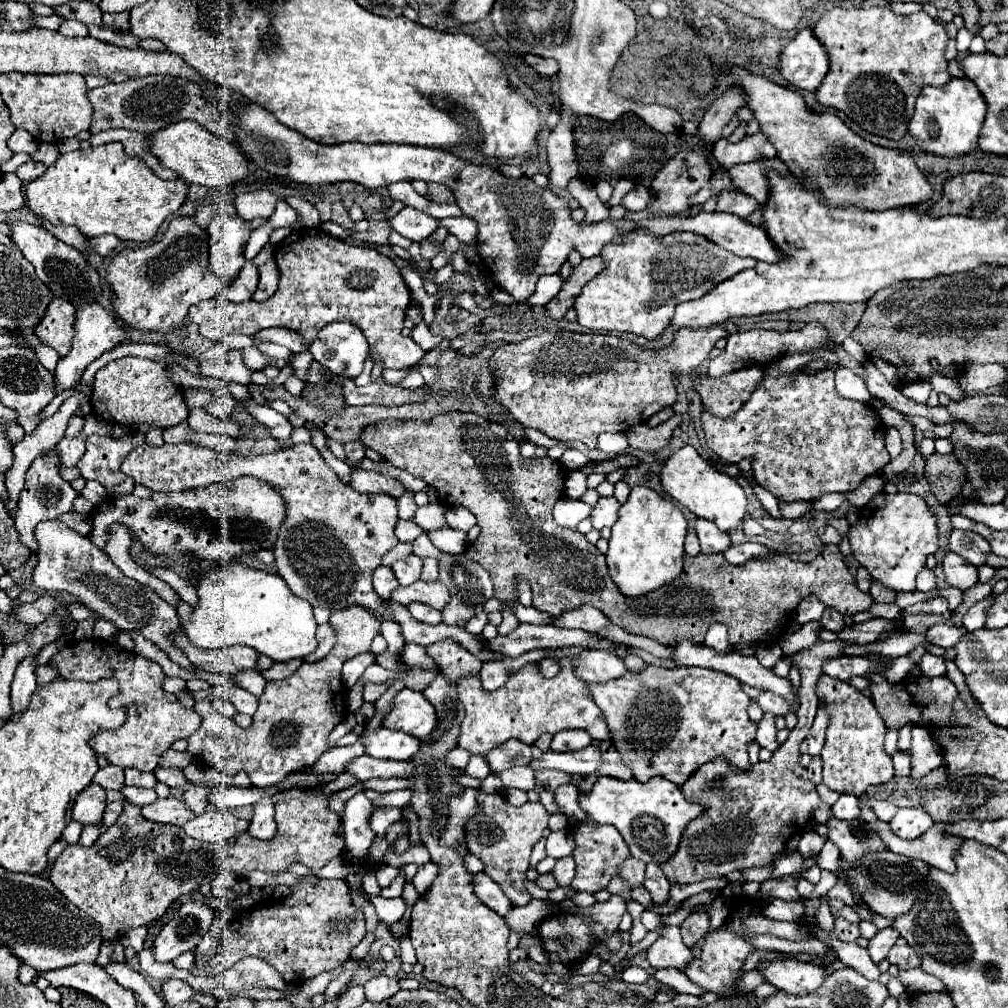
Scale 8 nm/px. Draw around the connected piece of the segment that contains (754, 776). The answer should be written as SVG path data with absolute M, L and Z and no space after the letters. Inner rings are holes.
M835 640L835 642L817 642L811 648L805 648L801 652L797 652L795 656L789 656L791 664L799 666L801 670L801 704L797 710L797 726L789 732L789 738L785 744L781 744L775 752L773 758L769 762L757 762L753 764L749 770L741 770L731 766L725 758L713 758L711 762L703 764L685 784L681 784L681 792L685 798L689 798L691 802L703 804L703 814L697 816L695 820L691 820L683 834L681 834L681 842L677 852L663 864L663 874L667 874L667 878L671 882L699 882L705 878L721 878L731 874L733 870L743 870L743 868L751 868L751 866L767 866L775 860L777 854L781 854L785 850L787 840L795 834L795 826L797 832L801 832L801 826L807 826L807 822L813 816L813 810L819 806L819 794L815 792L815 784L811 784L811 780L807 778L807 768L803 768L799 764L799 744L805 740L805 736L809 734L809 728L813 724L813 718L817 713L817 680L823 676L823 664L831 658L841 658L845 656L845 648L851 646L851 642L843 642L843 640Z

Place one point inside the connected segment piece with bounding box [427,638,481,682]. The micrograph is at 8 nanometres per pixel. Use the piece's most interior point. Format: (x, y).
(456, 661)

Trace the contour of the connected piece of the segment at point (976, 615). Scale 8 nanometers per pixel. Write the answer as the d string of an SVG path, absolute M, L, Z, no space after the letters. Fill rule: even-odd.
M993 596L977 602L977 604L967 612L967 616L965 616L965 620L963 620L963 626L967 628L967 632L985 626L985 610L987 610L987 606L989 606L991 600L993 600Z

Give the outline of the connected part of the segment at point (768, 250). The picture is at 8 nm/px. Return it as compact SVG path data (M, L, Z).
M699 212L697 216L689 216L689 218L677 218L677 216L671 216L671 218L647 218L647 220L639 222L637 228L647 228L649 232L653 232L657 236L663 236L663 234L669 234L669 232L675 232L675 230L689 230L689 232L695 232L695 234L703 234L705 238L711 238L711 242L727 248L729 252L733 252L737 256L749 256L749 258L755 258L755 260L761 260L761 262L775 264L775 262L783 262L783 258L785 258L783 250L769 238L769 234L763 228L753 226L745 218L739 218L735 214Z

